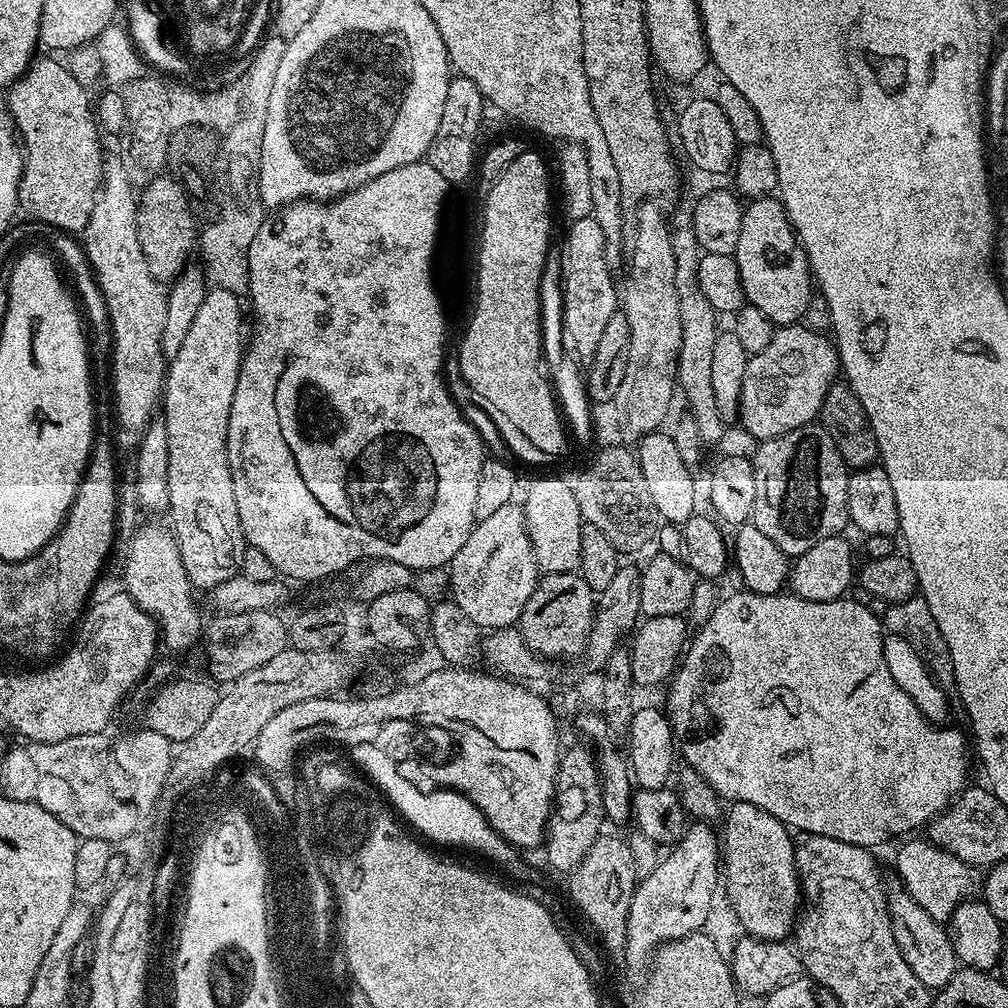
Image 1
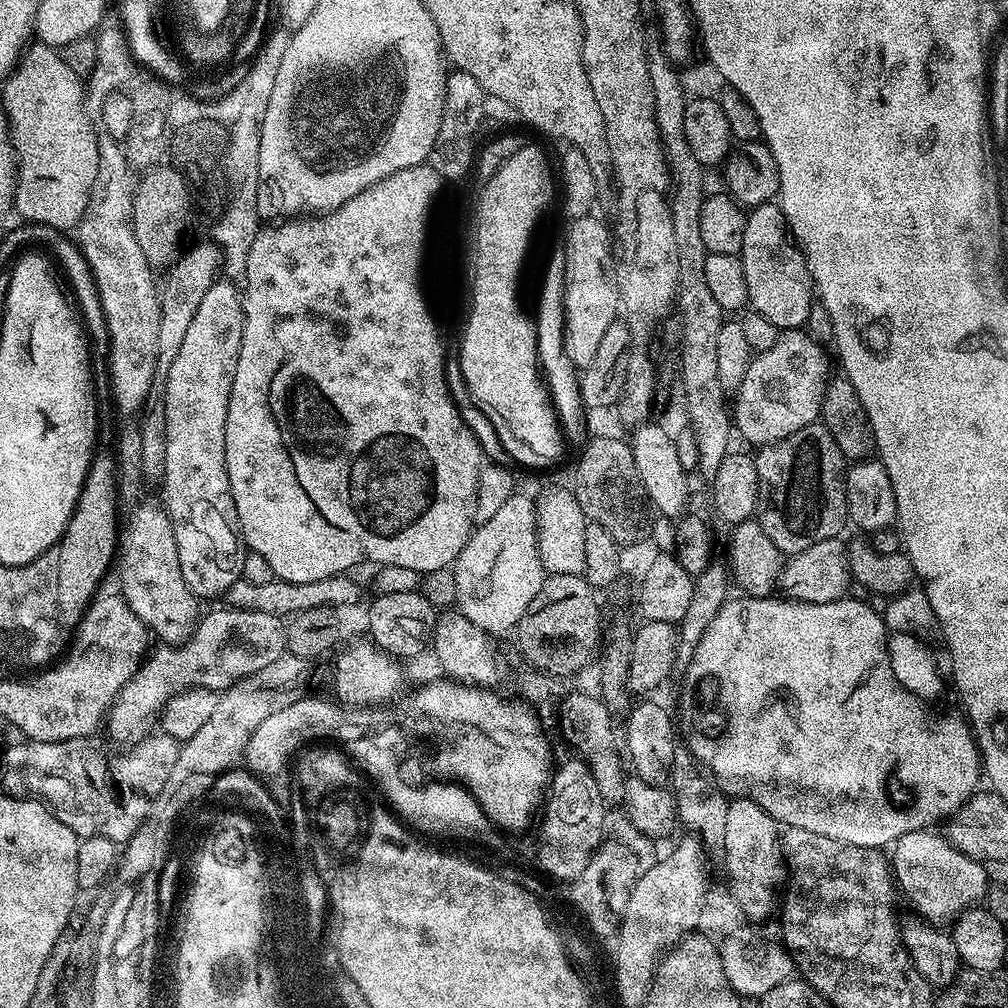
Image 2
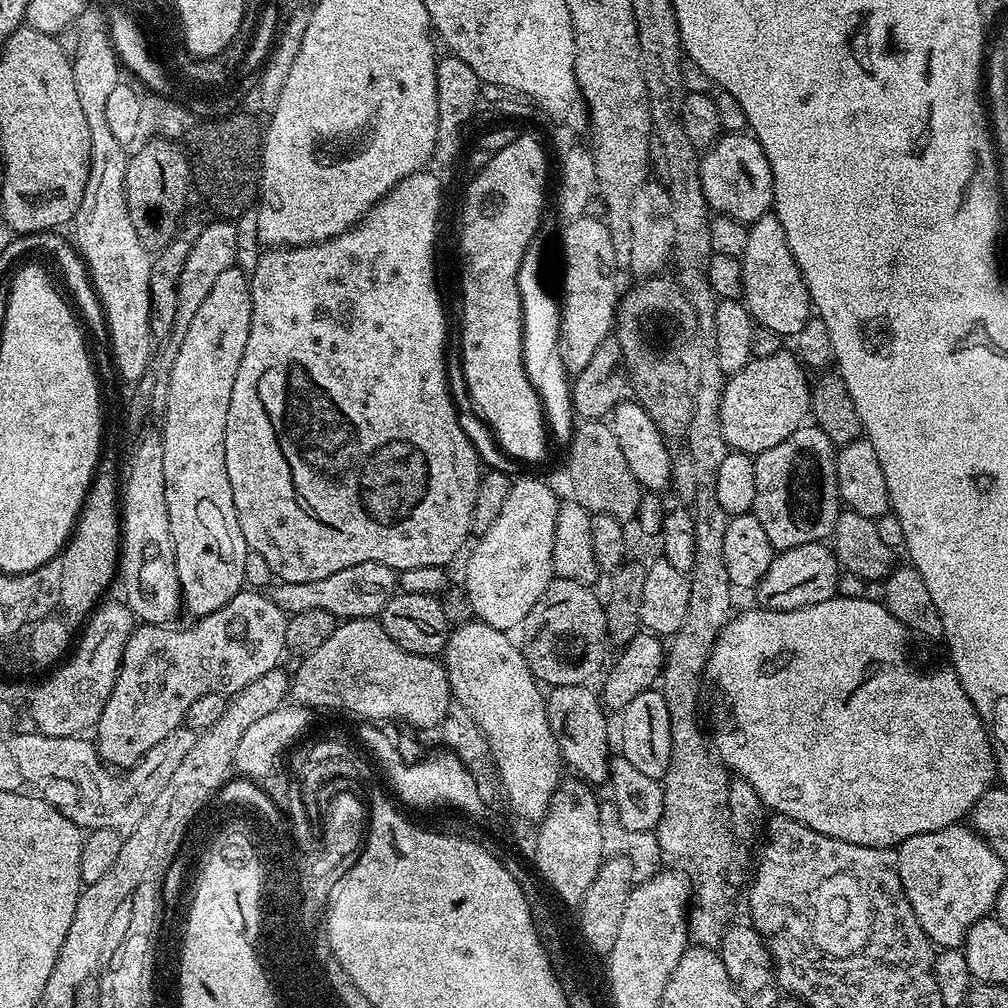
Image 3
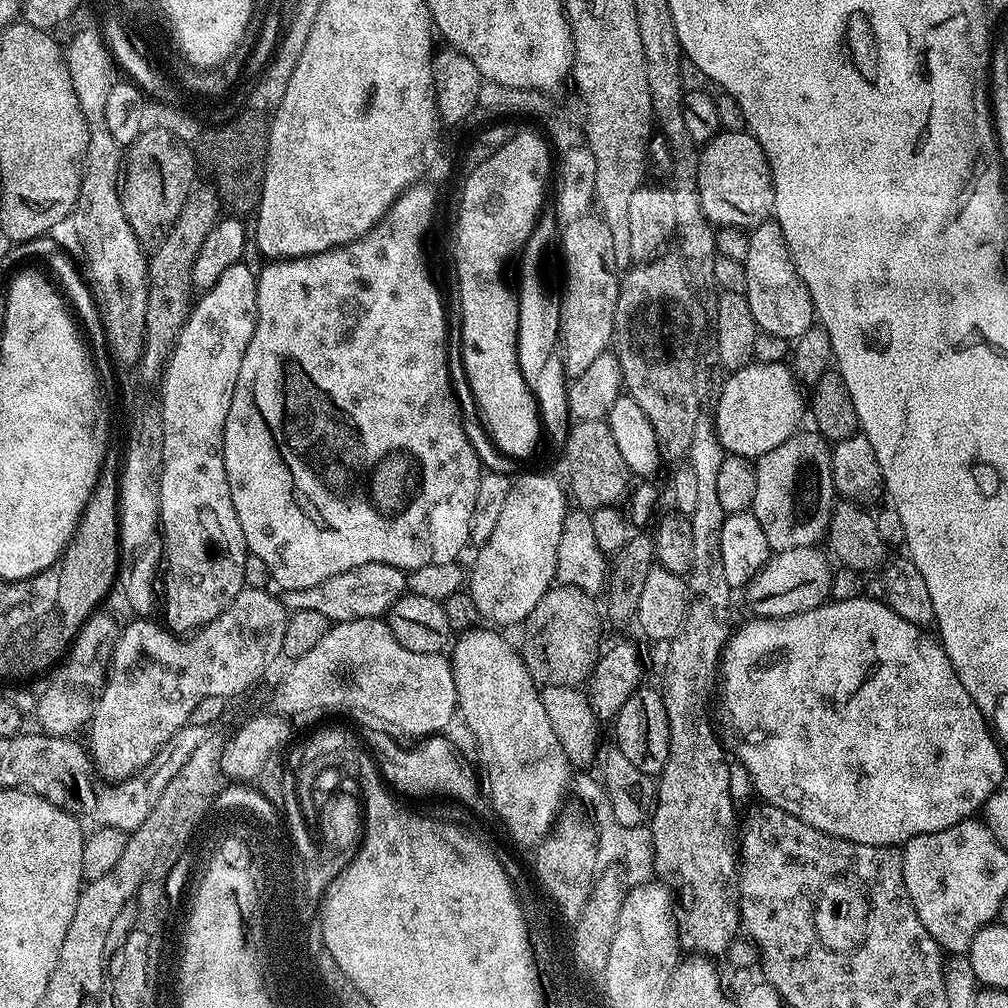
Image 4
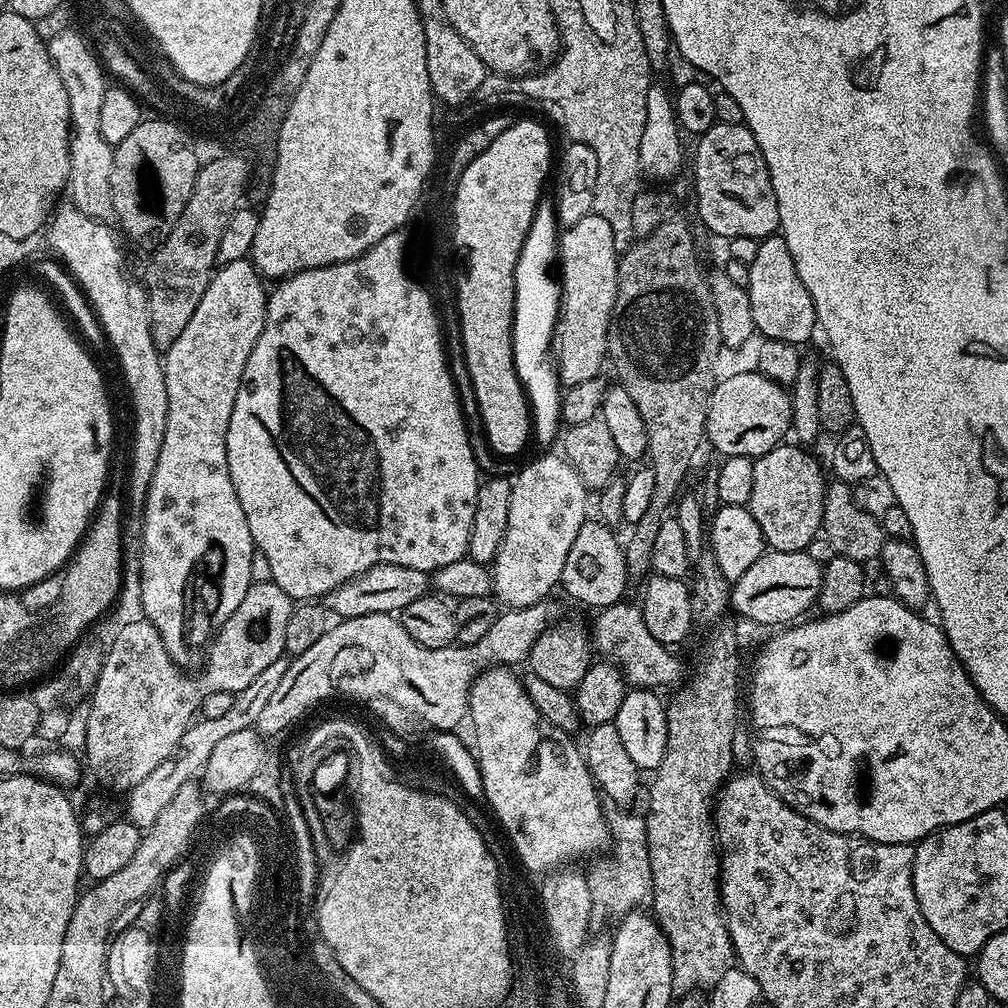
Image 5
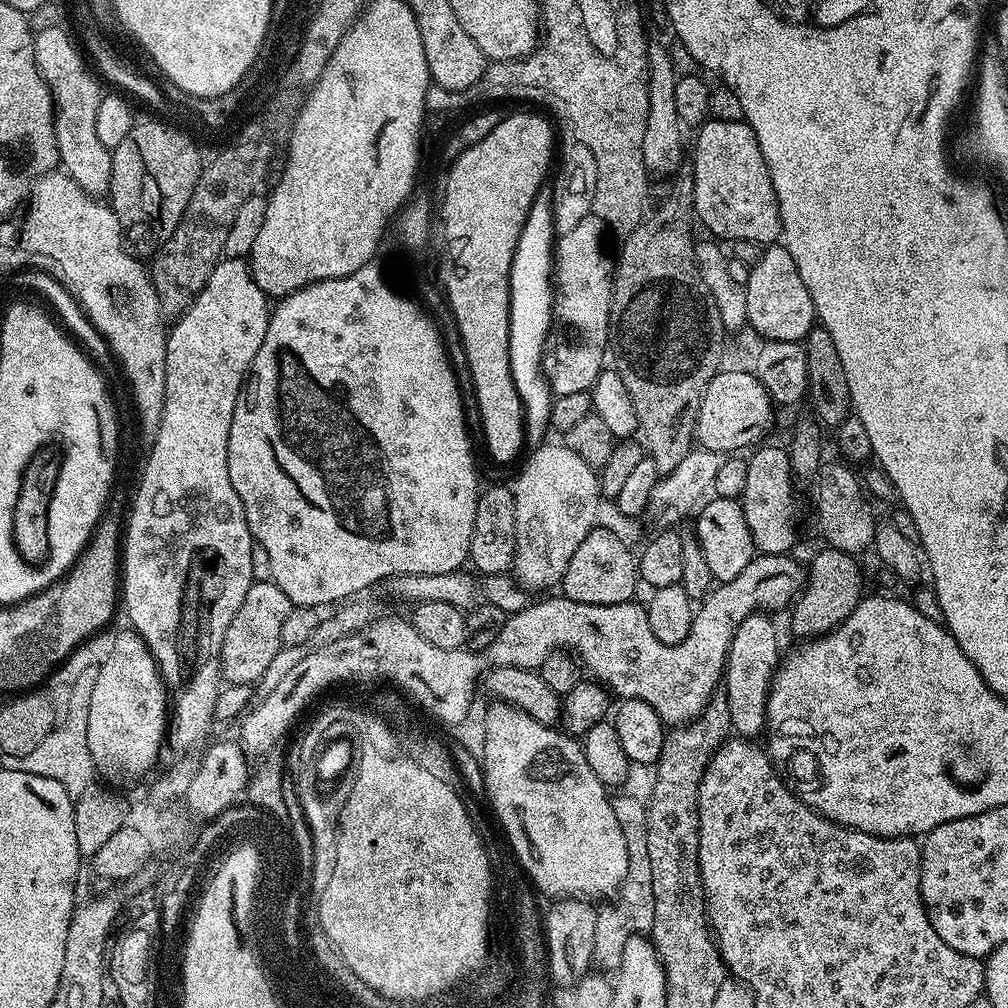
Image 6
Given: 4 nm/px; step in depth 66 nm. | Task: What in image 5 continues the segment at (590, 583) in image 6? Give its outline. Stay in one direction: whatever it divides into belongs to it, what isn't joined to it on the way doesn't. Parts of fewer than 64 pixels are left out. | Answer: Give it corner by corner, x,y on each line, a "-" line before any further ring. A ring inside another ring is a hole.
599,519
585,520
582,530
578,530
578,538
574,538
574,546
570,546
570,554
566,554
566,566
562,566
559,587
564,588
570,599
591,610
620,604
630,582
623,548
618,536
612,532
615,531

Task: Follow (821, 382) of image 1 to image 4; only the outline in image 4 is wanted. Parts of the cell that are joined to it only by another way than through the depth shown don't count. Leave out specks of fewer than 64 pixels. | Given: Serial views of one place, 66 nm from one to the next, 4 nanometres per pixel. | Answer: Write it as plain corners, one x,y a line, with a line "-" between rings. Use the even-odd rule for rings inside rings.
749,362
729,376
716,400
714,415
714,431
725,453
755,458
796,435
800,419
806,416
806,396
799,392
798,381
787,363

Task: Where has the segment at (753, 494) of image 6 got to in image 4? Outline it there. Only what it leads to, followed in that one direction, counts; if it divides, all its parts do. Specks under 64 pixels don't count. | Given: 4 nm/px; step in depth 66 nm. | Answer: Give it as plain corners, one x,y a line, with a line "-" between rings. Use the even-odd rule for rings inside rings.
797,431
782,446
774,446
774,450
754,460
758,486
750,510
762,525
773,553
819,545
825,539
838,496
832,481
829,445
815,431
804,431

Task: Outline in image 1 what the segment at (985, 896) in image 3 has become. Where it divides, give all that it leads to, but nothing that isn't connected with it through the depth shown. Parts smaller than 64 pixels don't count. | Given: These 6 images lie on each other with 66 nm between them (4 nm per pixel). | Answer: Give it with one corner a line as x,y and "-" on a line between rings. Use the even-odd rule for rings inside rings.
916,838
905,839
903,841
905,844
896,852
896,872
900,875
899,883
910,894
910,898
914,898
914,902
918,902
918,906
922,906
926,914
930,914
930,918
941,922
951,921
956,907
973,895
973,865
954,858
954,854
942,850
927,838
912,839

